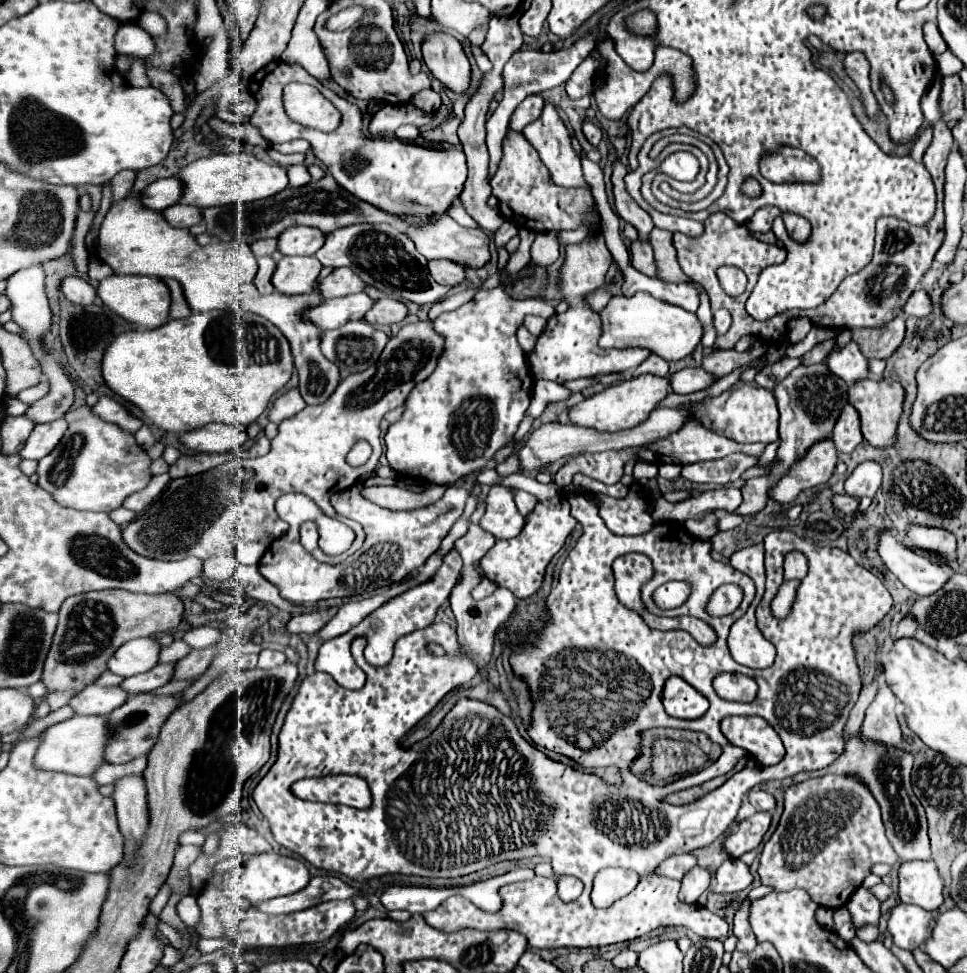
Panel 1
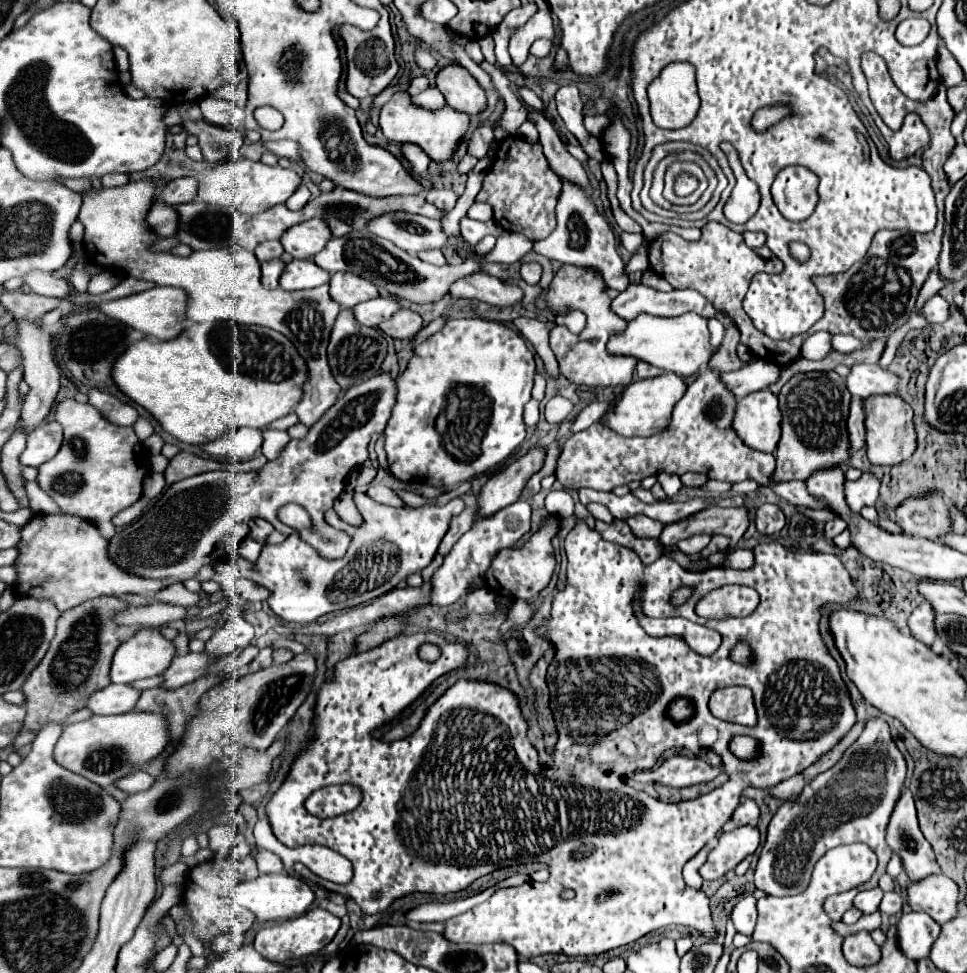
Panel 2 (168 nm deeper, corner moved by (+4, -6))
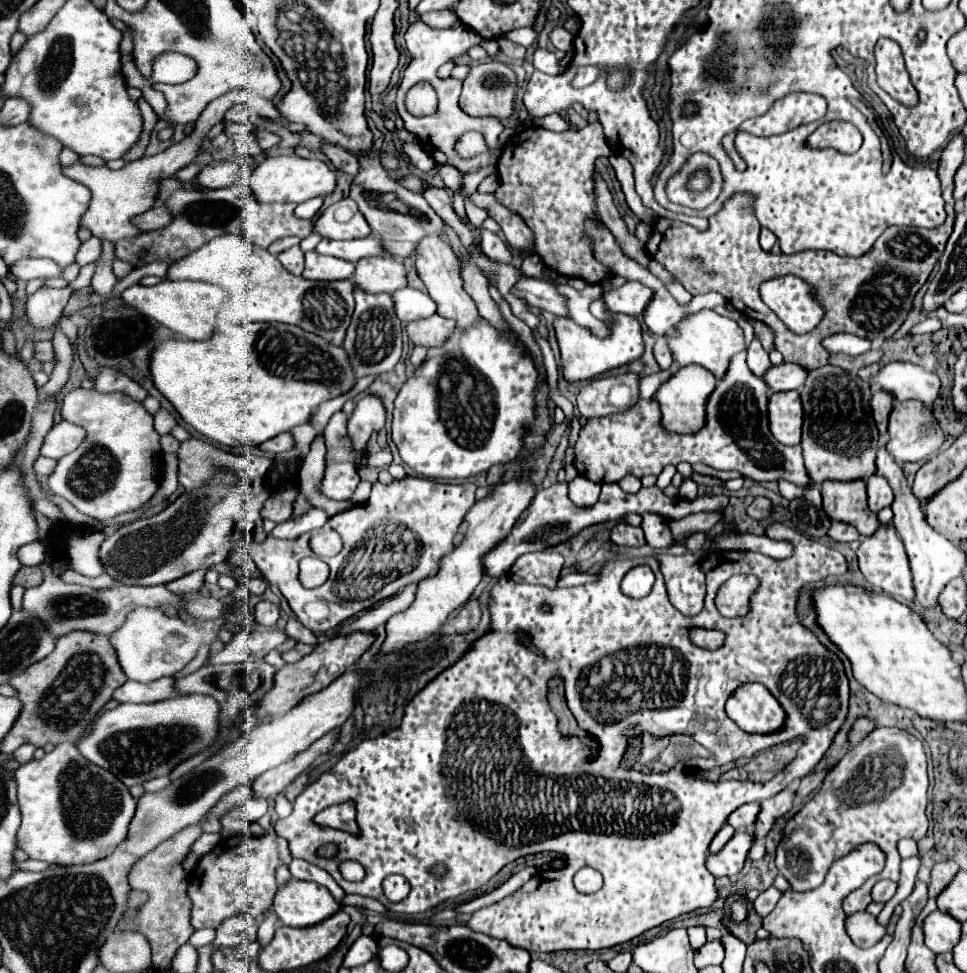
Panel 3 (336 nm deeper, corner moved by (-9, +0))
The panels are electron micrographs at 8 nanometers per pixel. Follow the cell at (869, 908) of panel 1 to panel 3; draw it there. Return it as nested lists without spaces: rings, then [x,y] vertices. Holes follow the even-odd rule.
[[[879,881],[879,883],[875,883],[875,887],[871,891],[871,897],[877,903],[887,903],[895,895],[895,889],[897,889],[897,883],[893,883],[893,881]]]

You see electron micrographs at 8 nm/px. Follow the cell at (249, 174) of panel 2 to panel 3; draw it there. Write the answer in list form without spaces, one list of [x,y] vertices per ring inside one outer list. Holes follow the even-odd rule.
[[[275,155],[275,157],[265,157],[259,165],[255,165],[249,171],[247,187],[253,189],[259,203],[275,203],[275,201],[303,203],[307,199],[333,193],[335,173],[327,167],[327,163],[323,163],[321,159],[315,159],[315,157],[301,159],[297,155]]]

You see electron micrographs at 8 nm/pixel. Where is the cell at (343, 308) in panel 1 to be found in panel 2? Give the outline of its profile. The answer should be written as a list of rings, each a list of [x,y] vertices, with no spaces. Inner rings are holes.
[[[376,297],[372,301],[364,301],[360,305],[356,305],[354,317],[368,327],[378,327],[380,321],[386,321],[388,317],[392,317],[396,311],[400,311],[400,301],[392,299],[392,297]]]

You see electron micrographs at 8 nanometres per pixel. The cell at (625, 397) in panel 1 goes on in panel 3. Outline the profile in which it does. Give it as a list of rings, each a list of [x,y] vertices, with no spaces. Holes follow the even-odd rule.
[[[701,365],[681,367],[665,383],[661,383],[661,387],[653,395],[653,399],[659,403],[663,429],[673,431],[673,433],[695,433],[695,431],[699,431],[705,423],[705,399],[709,399],[715,385],[717,385],[717,379],[709,371],[705,371]]]

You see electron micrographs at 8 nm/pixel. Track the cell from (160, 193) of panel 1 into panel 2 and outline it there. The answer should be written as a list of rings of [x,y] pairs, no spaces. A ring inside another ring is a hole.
[[[180,177],[170,181],[160,191],[160,201],[164,201],[166,205],[190,203],[196,199],[196,193],[198,193],[198,181],[194,177]]]

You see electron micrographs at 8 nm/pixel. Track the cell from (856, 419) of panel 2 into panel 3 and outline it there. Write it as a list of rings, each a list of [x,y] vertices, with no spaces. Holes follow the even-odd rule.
[[[875,391],[871,397],[871,413],[875,419],[875,425],[879,429],[879,435],[885,439],[887,433],[887,415],[891,411],[893,405],[893,397],[885,395],[885,391]]]

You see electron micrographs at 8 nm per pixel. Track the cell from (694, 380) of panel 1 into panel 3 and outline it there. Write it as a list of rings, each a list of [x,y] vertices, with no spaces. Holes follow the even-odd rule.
[[[781,363],[771,365],[761,379],[771,391],[789,391],[789,389],[801,389],[801,383],[805,383],[807,371],[795,363]]]

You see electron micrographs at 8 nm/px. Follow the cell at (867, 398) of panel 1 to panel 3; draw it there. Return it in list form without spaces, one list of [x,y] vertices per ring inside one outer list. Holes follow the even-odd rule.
[[[895,401],[893,411],[889,415],[889,443],[887,451],[893,455],[897,463],[907,463],[907,461],[921,461],[929,455],[933,455],[943,443],[943,431],[933,417],[931,409],[925,403],[919,401]]]

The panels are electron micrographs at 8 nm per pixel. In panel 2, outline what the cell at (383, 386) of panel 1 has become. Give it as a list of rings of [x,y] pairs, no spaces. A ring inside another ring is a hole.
[[[376,375],[352,385],[302,441],[292,439],[280,457],[268,461],[260,471],[210,471],[170,485],[142,517],[116,531],[108,543],[108,557],[114,565],[136,577],[186,581],[196,577],[200,567],[233,557],[246,537],[248,521],[254,517],[270,521],[286,535],[294,533],[276,513],[286,503],[298,503],[312,519],[310,529],[298,531],[300,537],[324,557],[340,559],[350,545],[350,537],[326,525],[324,511],[332,509],[346,485],[348,473],[368,459],[370,435],[384,431],[394,403],[396,381],[388,375]]]

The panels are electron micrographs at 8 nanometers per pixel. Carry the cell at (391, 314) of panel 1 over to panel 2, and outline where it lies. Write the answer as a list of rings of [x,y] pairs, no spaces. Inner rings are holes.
[[[400,309],[394,317],[380,325],[380,329],[392,339],[412,339],[422,327],[424,327],[422,317],[410,309]]]

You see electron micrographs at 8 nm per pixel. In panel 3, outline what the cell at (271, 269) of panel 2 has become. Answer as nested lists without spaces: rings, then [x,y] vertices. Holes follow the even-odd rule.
[[[291,247],[283,253],[277,255],[281,265],[291,273],[291,275],[301,275],[303,271],[303,251],[299,247]]]

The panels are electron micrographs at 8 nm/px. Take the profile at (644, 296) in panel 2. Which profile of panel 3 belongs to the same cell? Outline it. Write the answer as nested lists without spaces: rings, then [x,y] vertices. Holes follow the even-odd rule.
[[[627,281],[623,287],[619,287],[611,293],[603,293],[603,299],[613,313],[643,315],[643,311],[647,309],[647,305],[653,299],[653,289],[649,289],[641,283],[635,283],[635,281]]]

